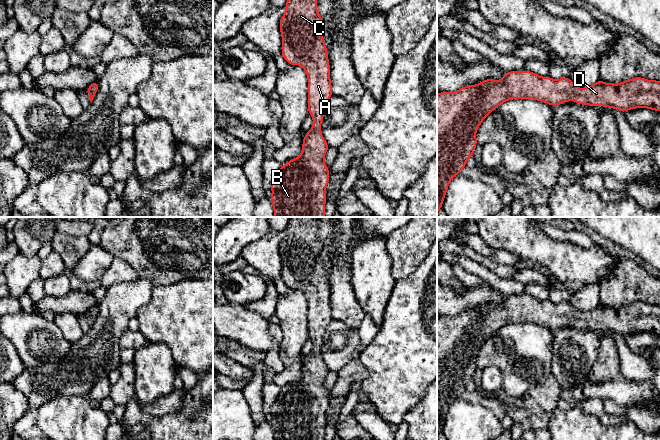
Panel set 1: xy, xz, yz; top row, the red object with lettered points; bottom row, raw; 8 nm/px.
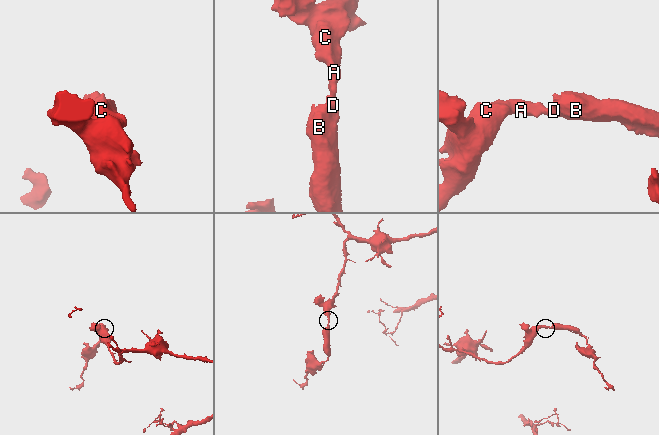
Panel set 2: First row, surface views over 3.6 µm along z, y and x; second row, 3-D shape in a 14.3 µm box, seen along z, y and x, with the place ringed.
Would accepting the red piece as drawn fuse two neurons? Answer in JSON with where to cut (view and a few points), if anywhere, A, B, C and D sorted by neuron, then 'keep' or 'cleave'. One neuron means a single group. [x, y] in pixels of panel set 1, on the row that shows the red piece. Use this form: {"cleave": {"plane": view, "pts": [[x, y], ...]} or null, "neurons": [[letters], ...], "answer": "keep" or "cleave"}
{"cleave": null, "neurons": [["A", "B", "C", "D"]], "answer": "keep"}

